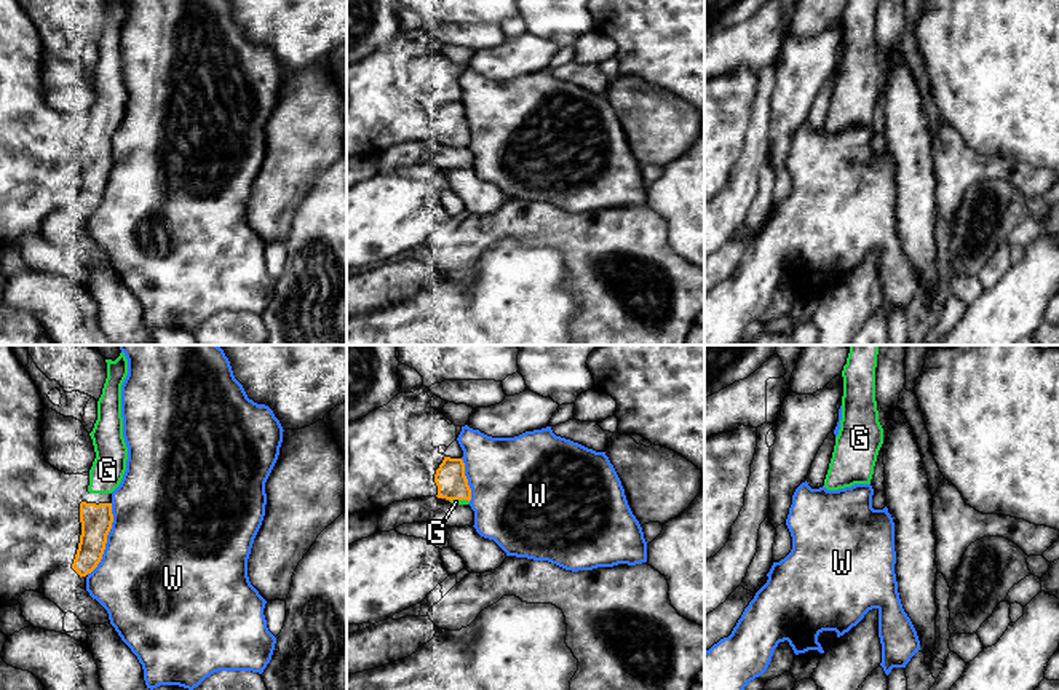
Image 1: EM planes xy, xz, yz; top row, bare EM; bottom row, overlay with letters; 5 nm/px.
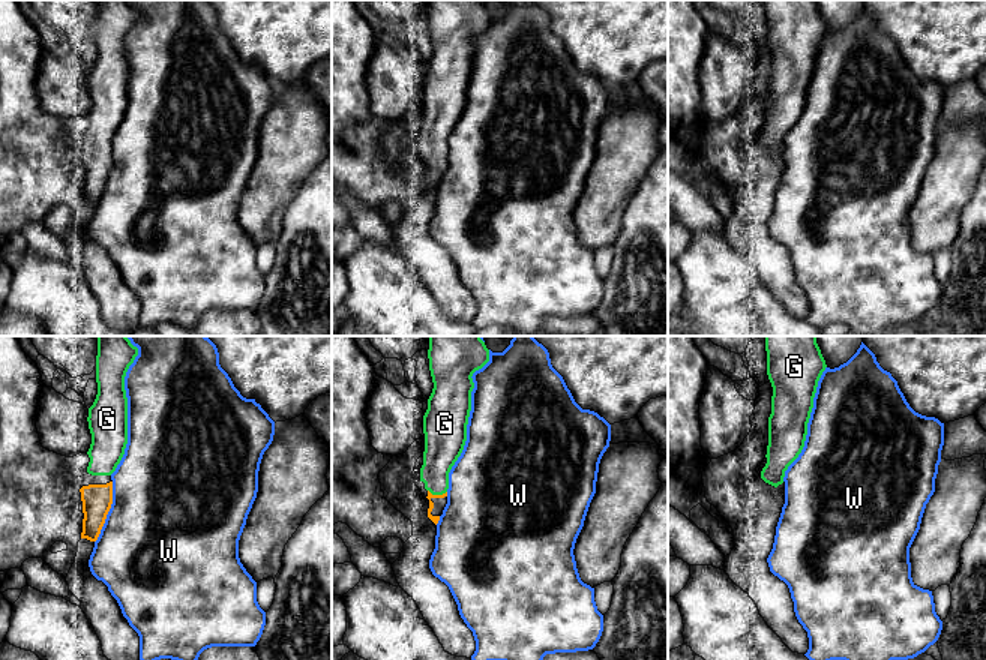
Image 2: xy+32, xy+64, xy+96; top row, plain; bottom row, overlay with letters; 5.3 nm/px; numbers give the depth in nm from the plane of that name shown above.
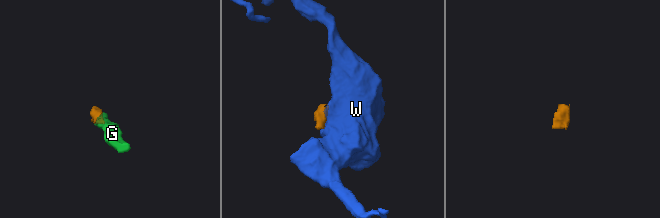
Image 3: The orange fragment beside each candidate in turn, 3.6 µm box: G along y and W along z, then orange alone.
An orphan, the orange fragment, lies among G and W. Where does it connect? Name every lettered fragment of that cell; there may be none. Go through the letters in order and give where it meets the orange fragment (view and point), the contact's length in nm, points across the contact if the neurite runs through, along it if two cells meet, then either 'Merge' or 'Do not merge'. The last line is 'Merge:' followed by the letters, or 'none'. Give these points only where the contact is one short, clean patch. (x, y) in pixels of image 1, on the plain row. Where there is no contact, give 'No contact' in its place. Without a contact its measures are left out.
G: Touches orange at xz (459, 141). Shared border 100 nm. Path across: xz (452, 126), (459, 141), (456, 144). Merge
W: Touches orange at xy (106, 182). Shared border 380 nm. Boundary: xy (112, 146), (112, 170), (103, 200), (87, 216). Do not merge
Merge: G

